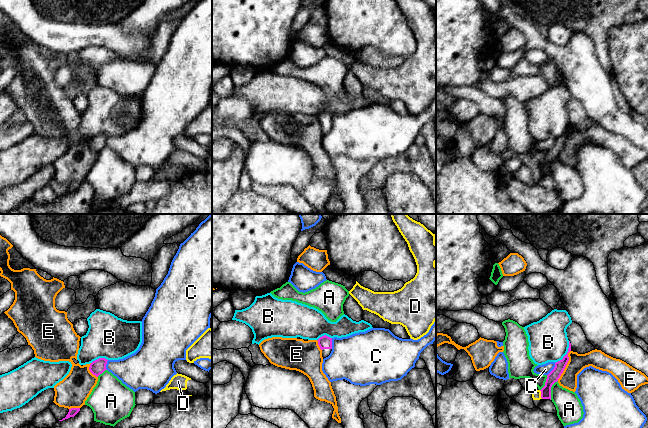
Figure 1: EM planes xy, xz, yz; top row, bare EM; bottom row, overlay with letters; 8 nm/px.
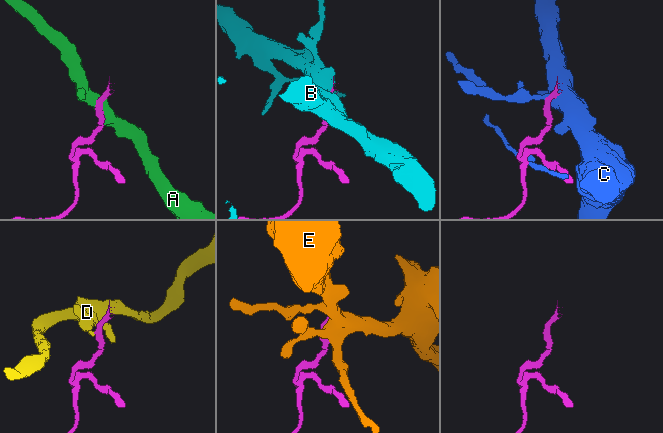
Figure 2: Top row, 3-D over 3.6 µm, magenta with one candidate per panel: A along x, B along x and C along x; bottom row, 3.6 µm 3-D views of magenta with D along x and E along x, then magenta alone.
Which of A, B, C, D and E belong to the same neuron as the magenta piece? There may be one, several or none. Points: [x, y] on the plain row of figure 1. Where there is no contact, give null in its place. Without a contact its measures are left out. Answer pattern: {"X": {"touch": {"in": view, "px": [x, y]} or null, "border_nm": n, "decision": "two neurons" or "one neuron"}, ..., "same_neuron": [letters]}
{"A": {"touch": {"in": "yz", "px": [550, 166]}, "border_nm": 170, "decision": "two neurons"}, "B": {"touch": {"in": "yz", "px": [567, 129]}, "border_nm": 220, "decision": "two neurons"}, "C": {"touch": {"in": "yz", "px": [553, 145]}, "border_nm": 120, "decision": "two neurons"}, "D": {"touch": {"in": "yz", "px": [541, 170]}, "border_nm": 80, "decision": "two neurons"}, "E": {"touch": {"in": "yz", "px": [566, 140]}, "border_nm": 260, "decision": "two neurons"}, "same_neuron": []}

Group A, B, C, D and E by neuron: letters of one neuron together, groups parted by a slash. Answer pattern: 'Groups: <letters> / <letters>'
Groups: A / B / C / D / E

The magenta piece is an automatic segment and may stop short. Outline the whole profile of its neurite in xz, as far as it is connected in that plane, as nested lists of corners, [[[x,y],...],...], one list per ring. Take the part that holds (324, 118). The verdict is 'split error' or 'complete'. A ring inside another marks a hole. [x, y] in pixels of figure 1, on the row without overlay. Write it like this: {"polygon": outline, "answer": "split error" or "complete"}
{"polygon": [[[324,111],[320,113],[317,117],[320,125],[322,126],[323,135],[328,133],[332,127],[332,114]]], "answer": "split error"}

